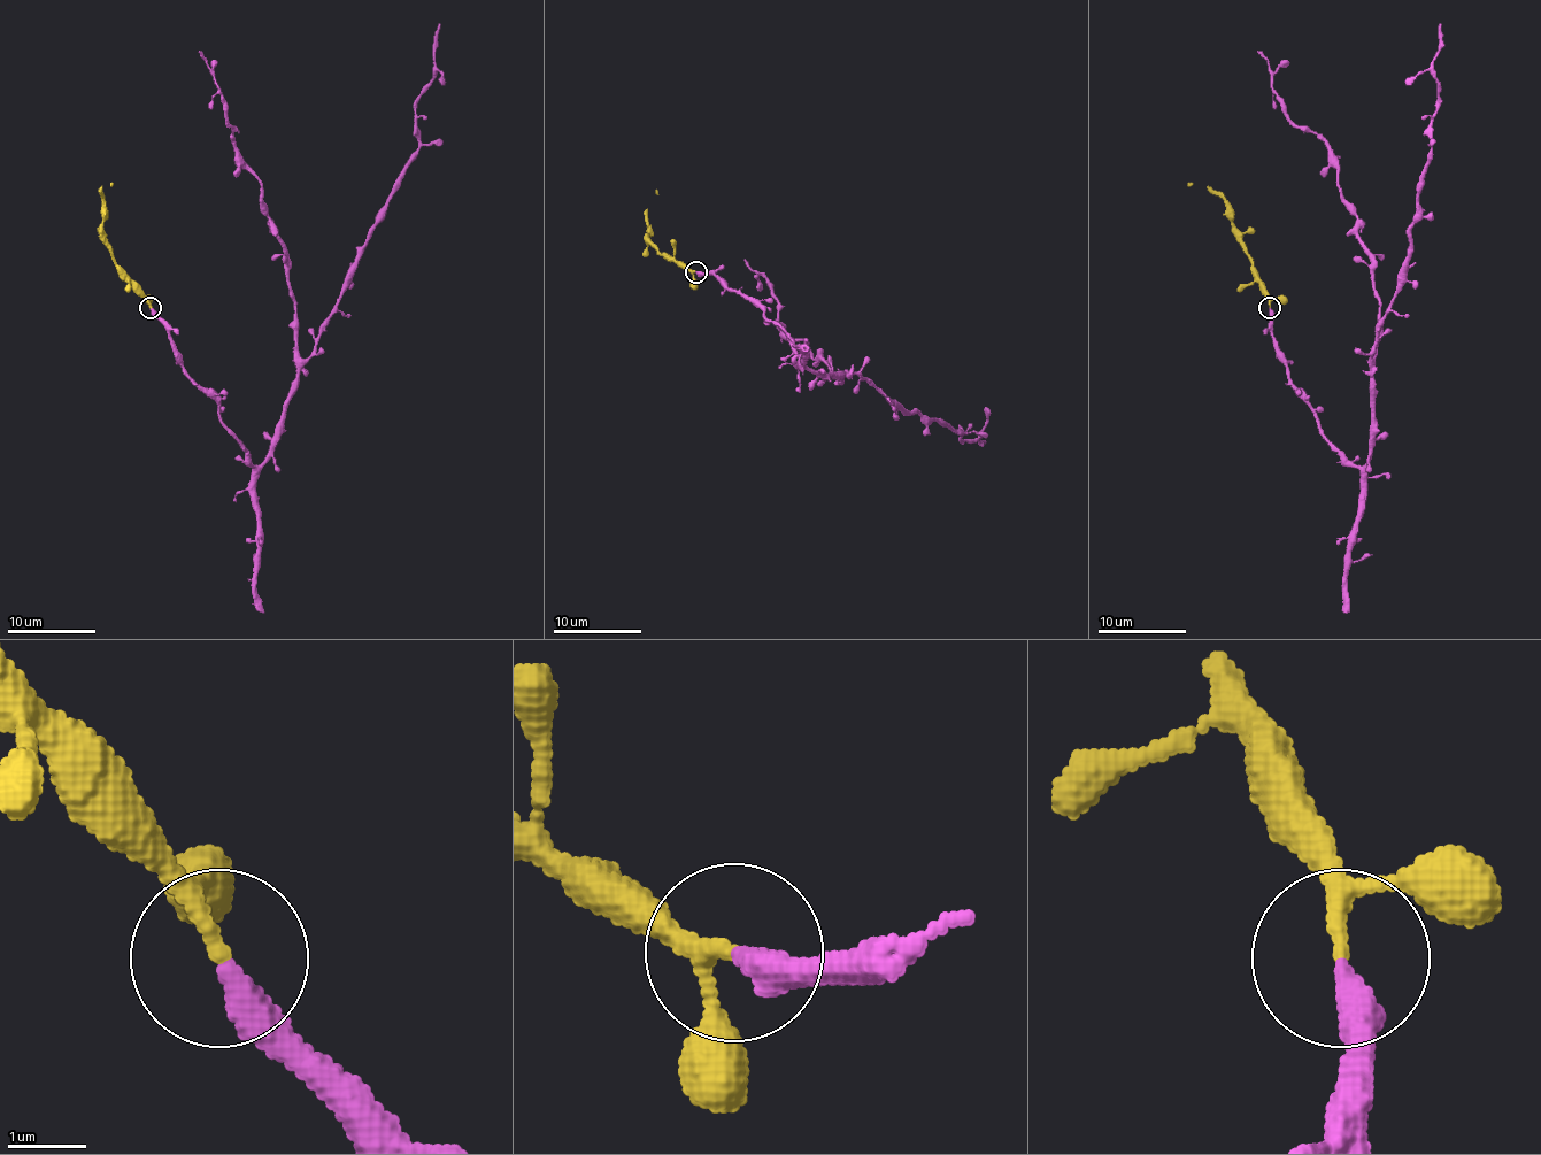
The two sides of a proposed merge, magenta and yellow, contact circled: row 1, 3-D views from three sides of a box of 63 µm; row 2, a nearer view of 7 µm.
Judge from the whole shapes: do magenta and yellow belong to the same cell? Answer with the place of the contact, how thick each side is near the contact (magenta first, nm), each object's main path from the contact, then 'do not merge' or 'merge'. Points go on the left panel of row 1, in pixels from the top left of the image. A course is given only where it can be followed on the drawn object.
(151, 307) | 400/160 nm | magenta via (151, 308), (182, 368), (259, 464), (297, 370), (418, 147), (416, 100), (433, 76), (440, 23) | yellow via (151, 308), (145, 292), (112, 253), (102, 222), (102, 186), (112, 182) | merge

